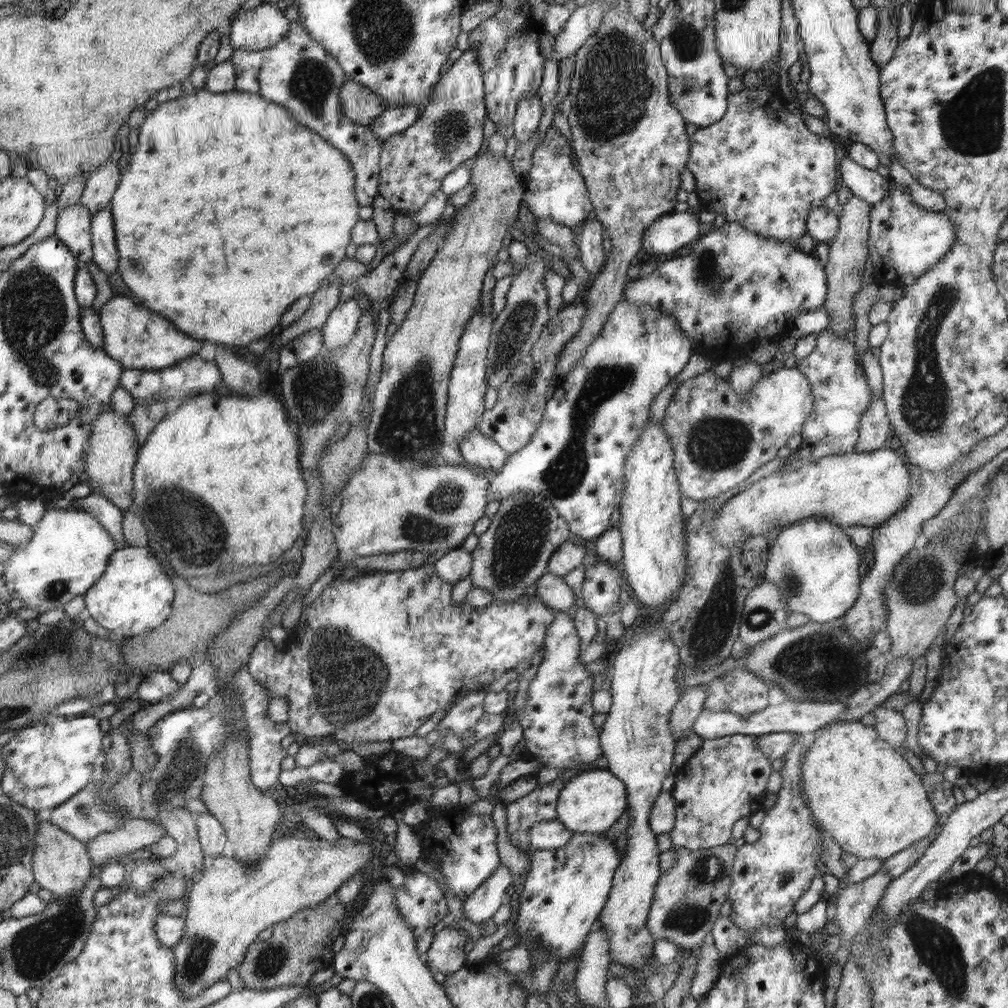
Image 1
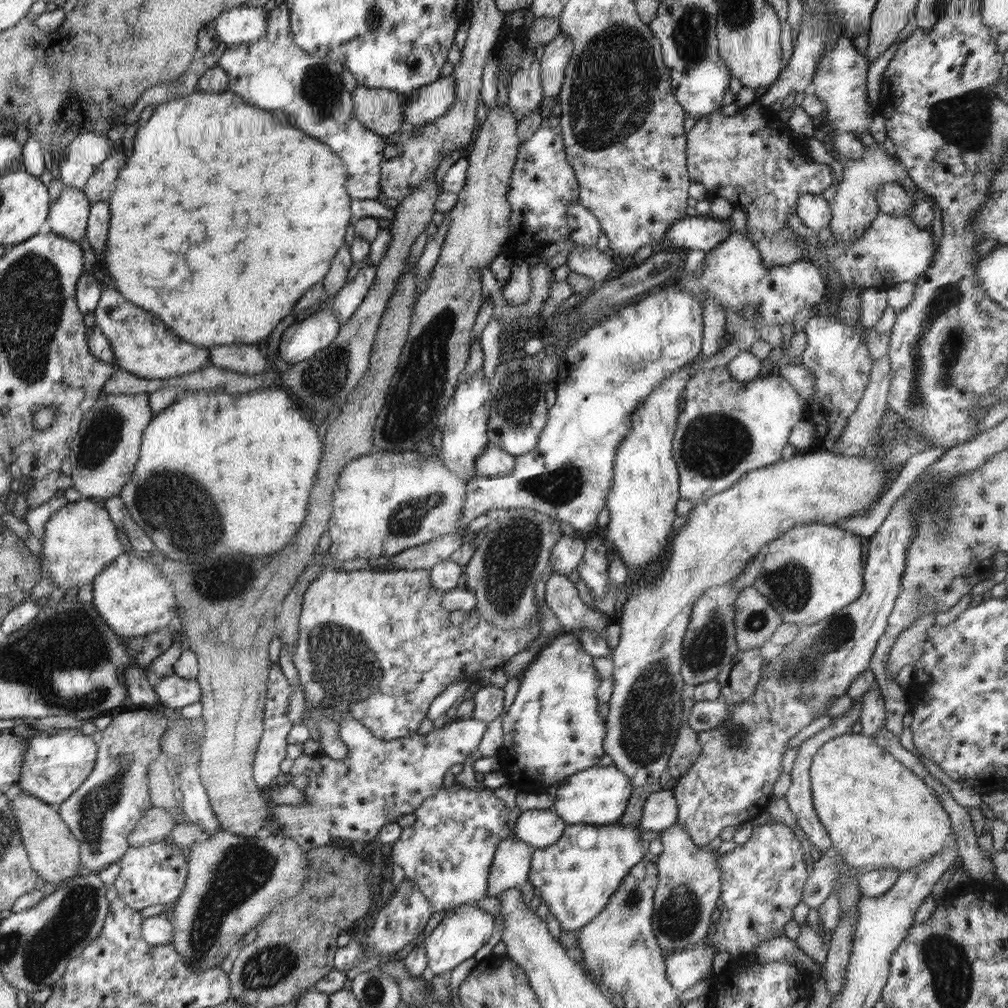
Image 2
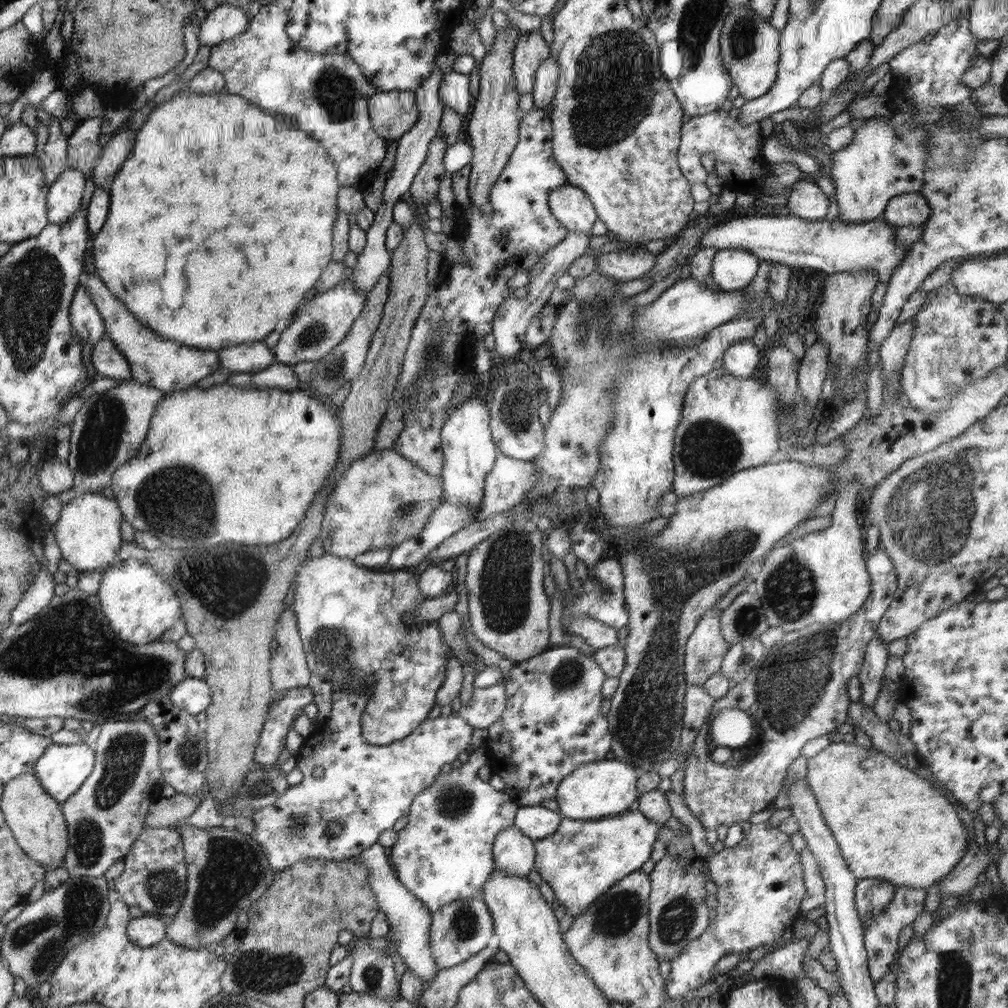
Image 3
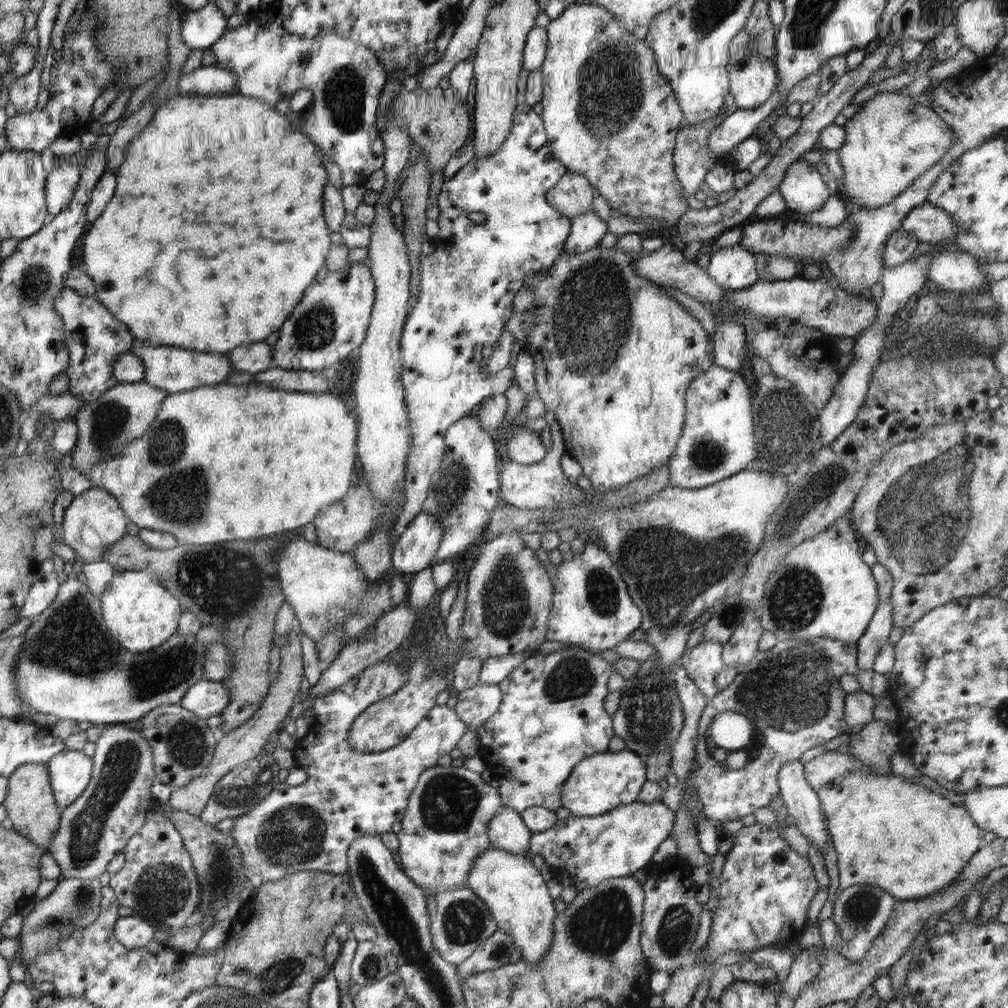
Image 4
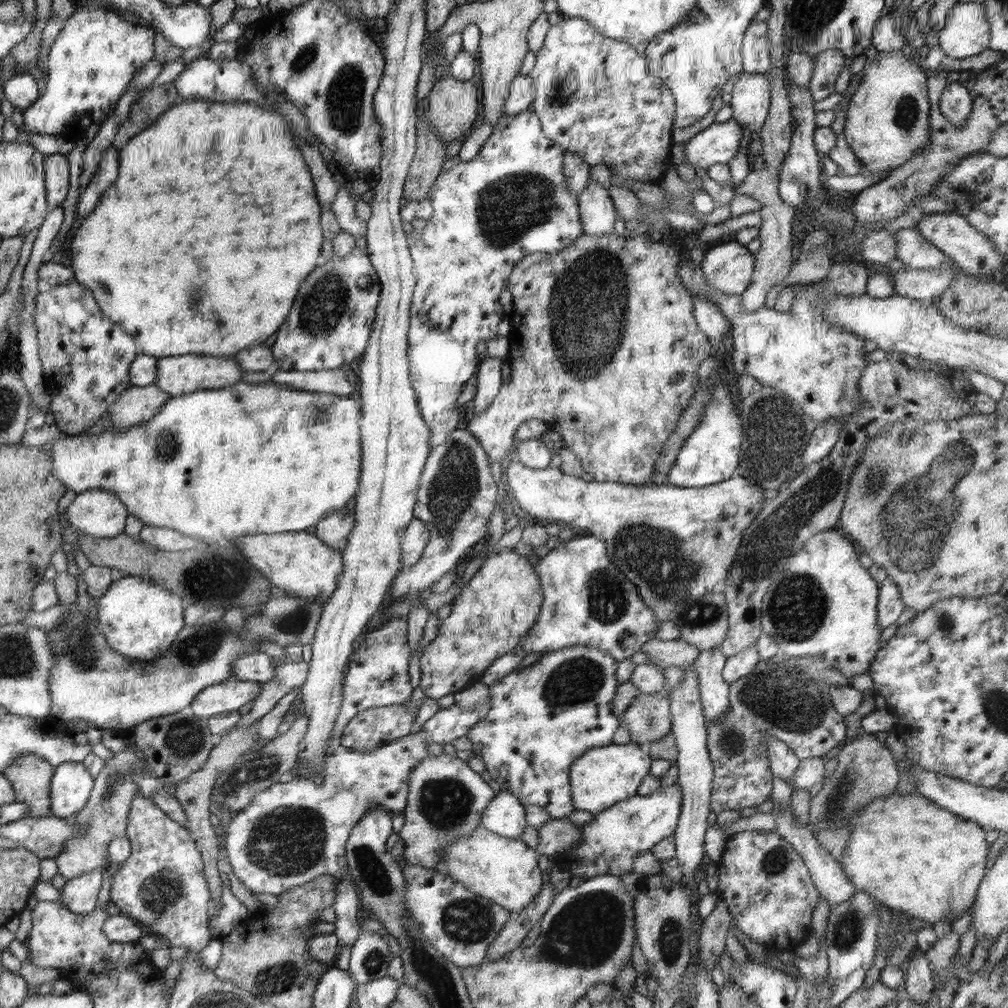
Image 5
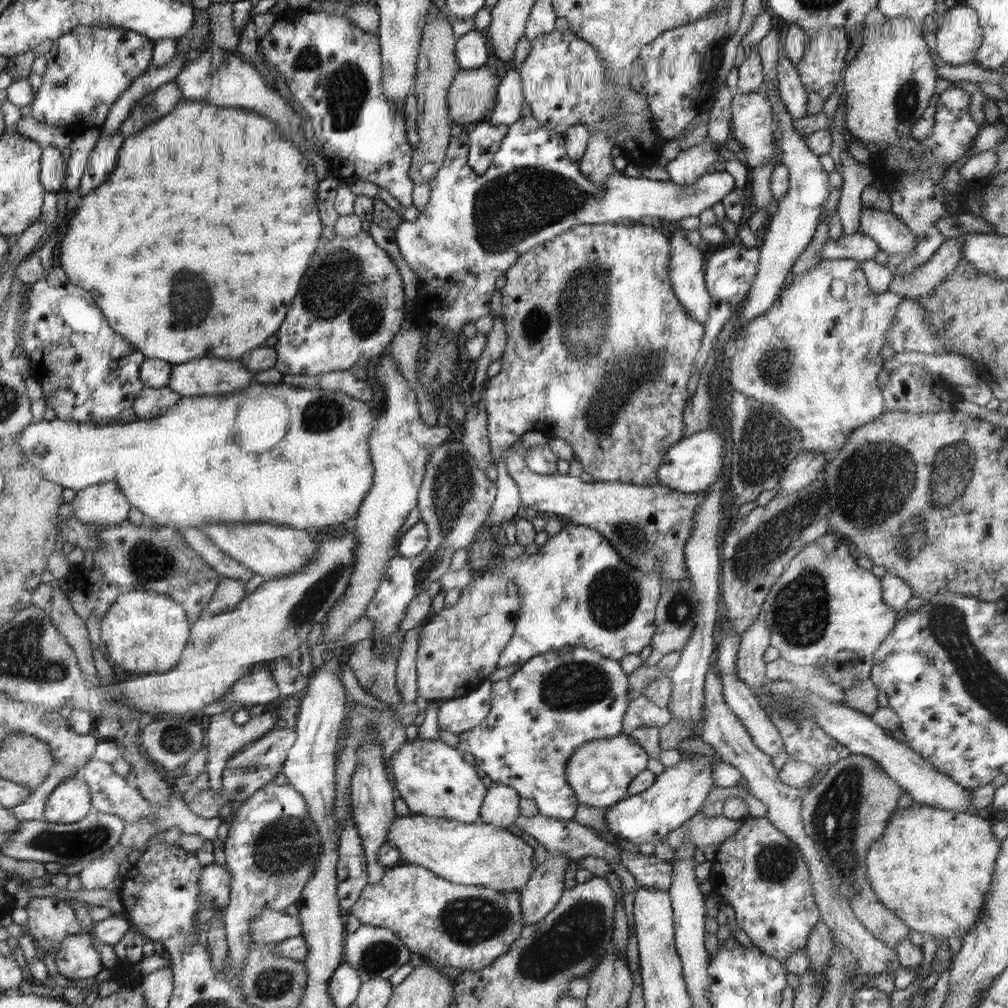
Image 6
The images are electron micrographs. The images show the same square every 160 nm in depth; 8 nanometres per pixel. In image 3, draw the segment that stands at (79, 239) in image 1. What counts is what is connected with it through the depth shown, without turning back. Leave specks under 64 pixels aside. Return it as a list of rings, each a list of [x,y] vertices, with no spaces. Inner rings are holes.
[[[67,169],[51,184],[47,192],[48,217],[54,225],[75,218],[82,206],[86,178],[79,170]]]

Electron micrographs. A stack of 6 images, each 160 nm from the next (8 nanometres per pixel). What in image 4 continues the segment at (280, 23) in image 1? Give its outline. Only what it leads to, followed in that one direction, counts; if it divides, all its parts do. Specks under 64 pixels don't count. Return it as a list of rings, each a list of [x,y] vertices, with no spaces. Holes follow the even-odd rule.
[[[214,3],[198,11],[184,9],[181,36],[192,49],[208,49],[214,46],[227,32],[228,18]]]

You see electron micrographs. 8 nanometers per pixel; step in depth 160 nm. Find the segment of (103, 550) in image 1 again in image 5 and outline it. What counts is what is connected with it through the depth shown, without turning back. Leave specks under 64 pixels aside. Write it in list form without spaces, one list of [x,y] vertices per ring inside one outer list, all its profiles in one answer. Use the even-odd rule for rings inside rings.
[[[89,489],[77,494],[66,511],[73,530],[100,539],[122,535],[128,515],[127,506],[106,489]]]

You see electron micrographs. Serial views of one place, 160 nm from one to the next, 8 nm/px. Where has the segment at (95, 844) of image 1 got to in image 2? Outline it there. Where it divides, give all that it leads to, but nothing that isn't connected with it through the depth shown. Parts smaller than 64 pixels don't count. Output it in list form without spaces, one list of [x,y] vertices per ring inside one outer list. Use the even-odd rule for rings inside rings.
[[[150,807],[130,834],[130,846],[140,848],[168,840],[175,824],[175,810]]]

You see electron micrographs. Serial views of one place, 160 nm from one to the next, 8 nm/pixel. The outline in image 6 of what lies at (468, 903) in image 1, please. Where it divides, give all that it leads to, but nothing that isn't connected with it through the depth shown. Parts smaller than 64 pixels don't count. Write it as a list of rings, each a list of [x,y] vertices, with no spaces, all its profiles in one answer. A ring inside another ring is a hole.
[[[493,782],[483,803],[481,822],[508,828],[519,817],[521,796],[511,786]]]

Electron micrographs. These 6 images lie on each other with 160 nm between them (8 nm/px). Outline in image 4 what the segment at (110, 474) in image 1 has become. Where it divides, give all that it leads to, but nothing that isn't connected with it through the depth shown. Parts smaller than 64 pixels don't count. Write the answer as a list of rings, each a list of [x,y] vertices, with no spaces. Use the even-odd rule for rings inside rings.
[[[144,381],[139,383],[118,383],[116,386],[112,386],[110,390],[103,392],[95,401],[89,402],[88,405],[82,407],[75,414],[77,441],[72,453],[75,469],[81,475],[86,475],[95,464],[104,462],[111,458],[111,456],[119,454],[131,440],[141,438],[152,427],[152,424],[156,422],[156,419],[158,419],[163,400],[168,395],[164,389],[156,388],[155,385]]]

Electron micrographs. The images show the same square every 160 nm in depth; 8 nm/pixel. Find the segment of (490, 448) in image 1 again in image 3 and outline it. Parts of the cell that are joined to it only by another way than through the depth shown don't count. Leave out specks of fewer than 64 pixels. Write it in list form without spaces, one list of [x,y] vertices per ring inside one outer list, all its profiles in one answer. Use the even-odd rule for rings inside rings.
[[[500,453],[487,477],[478,520],[512,511],[538,484],[538,480],[539,468],[533,461],[516,460]]]

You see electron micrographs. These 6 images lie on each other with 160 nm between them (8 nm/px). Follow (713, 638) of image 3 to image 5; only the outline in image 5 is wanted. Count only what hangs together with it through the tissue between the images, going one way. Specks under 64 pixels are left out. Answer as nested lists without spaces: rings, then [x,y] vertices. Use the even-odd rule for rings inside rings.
[[[719,648],[701,651],[693,662],[697,687],[707,722],[721,717],[729,707],[729,684],[724,682],[726,657]]]

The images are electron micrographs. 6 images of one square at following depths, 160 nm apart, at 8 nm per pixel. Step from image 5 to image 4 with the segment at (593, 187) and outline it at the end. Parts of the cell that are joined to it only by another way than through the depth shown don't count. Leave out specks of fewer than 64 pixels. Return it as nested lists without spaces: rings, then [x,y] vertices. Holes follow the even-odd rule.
[[[591,208],[588,212],[571,219],[570,238],[563,250],[569,254],[588,252],[599,246],[607,232],[607,223],[602,221]]]

